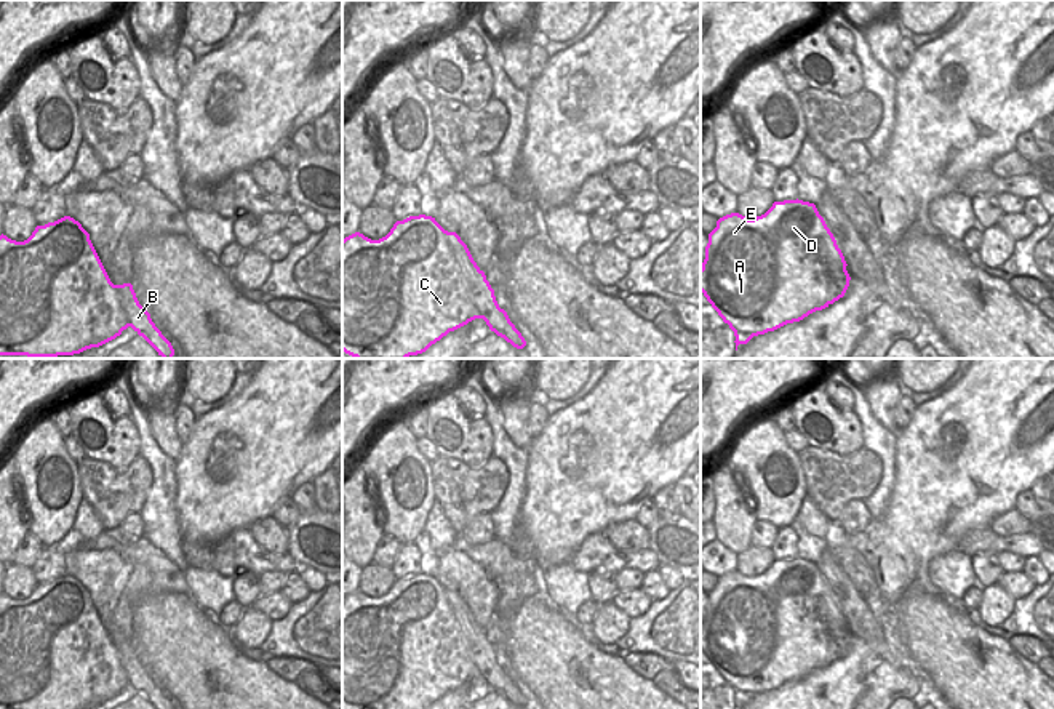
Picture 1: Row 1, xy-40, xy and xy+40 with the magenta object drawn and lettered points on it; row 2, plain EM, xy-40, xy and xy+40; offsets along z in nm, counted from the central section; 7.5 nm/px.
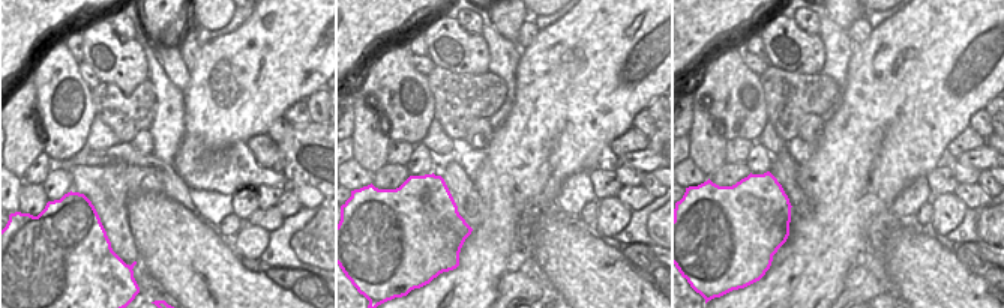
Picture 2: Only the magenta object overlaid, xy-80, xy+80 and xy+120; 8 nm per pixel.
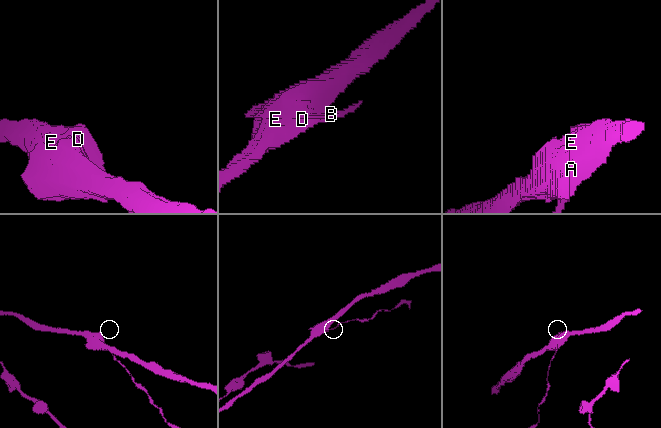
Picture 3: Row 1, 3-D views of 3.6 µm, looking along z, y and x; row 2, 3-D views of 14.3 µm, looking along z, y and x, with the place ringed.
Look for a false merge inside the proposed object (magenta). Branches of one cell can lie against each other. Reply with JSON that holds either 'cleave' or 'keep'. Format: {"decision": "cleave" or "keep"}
{"decision": "cleave"}

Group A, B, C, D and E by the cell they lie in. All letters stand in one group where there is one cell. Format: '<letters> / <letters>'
A C D E / B

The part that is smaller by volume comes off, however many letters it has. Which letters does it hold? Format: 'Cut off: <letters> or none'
Cut off: B

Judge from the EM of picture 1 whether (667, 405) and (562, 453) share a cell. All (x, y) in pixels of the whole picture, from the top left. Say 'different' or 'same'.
same

